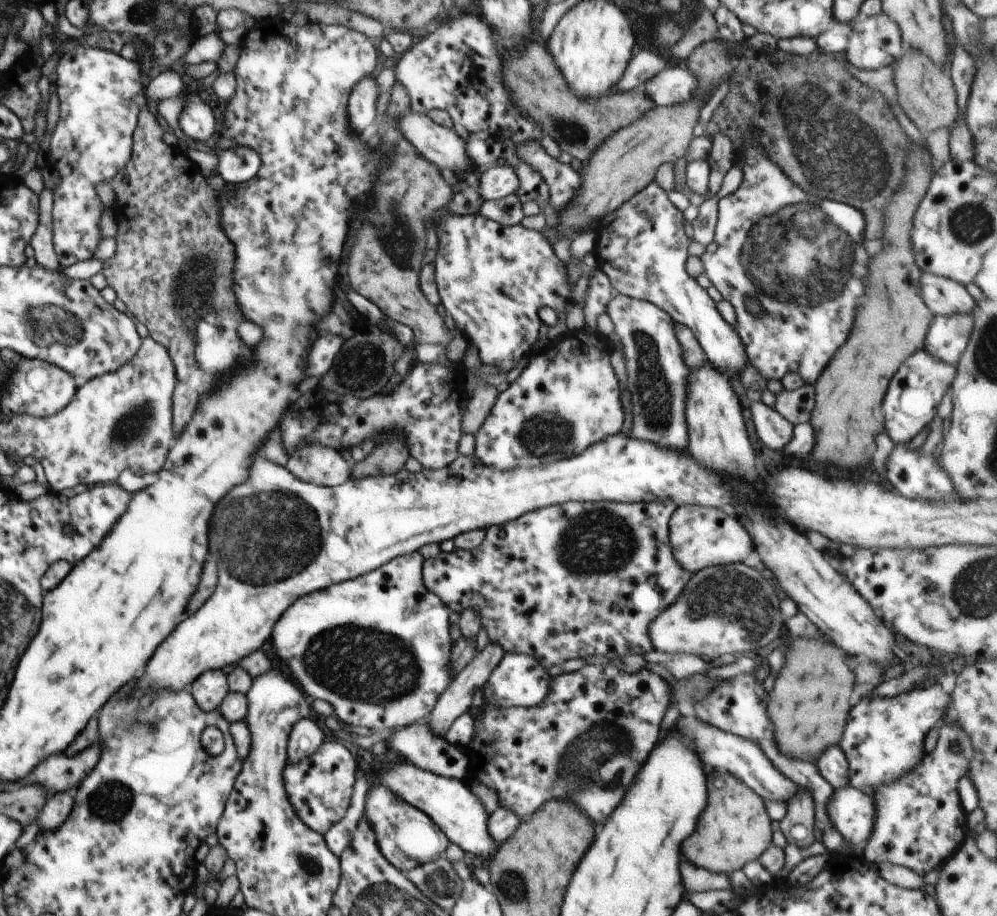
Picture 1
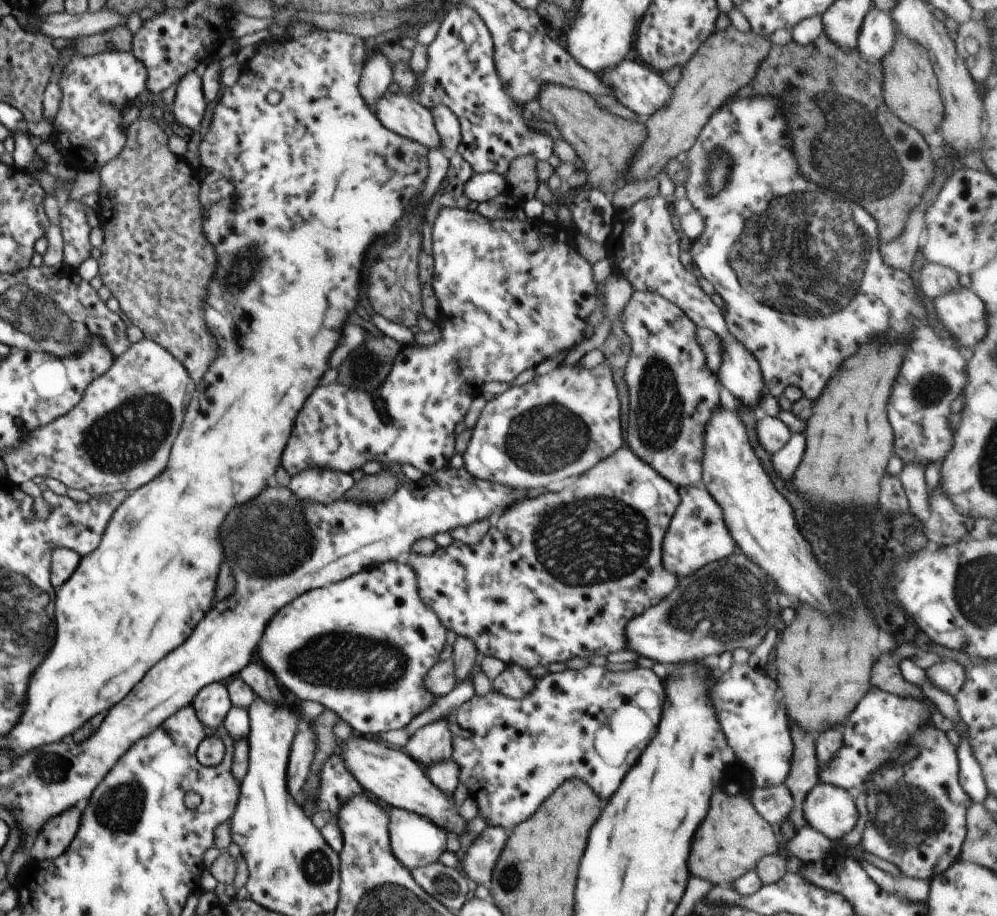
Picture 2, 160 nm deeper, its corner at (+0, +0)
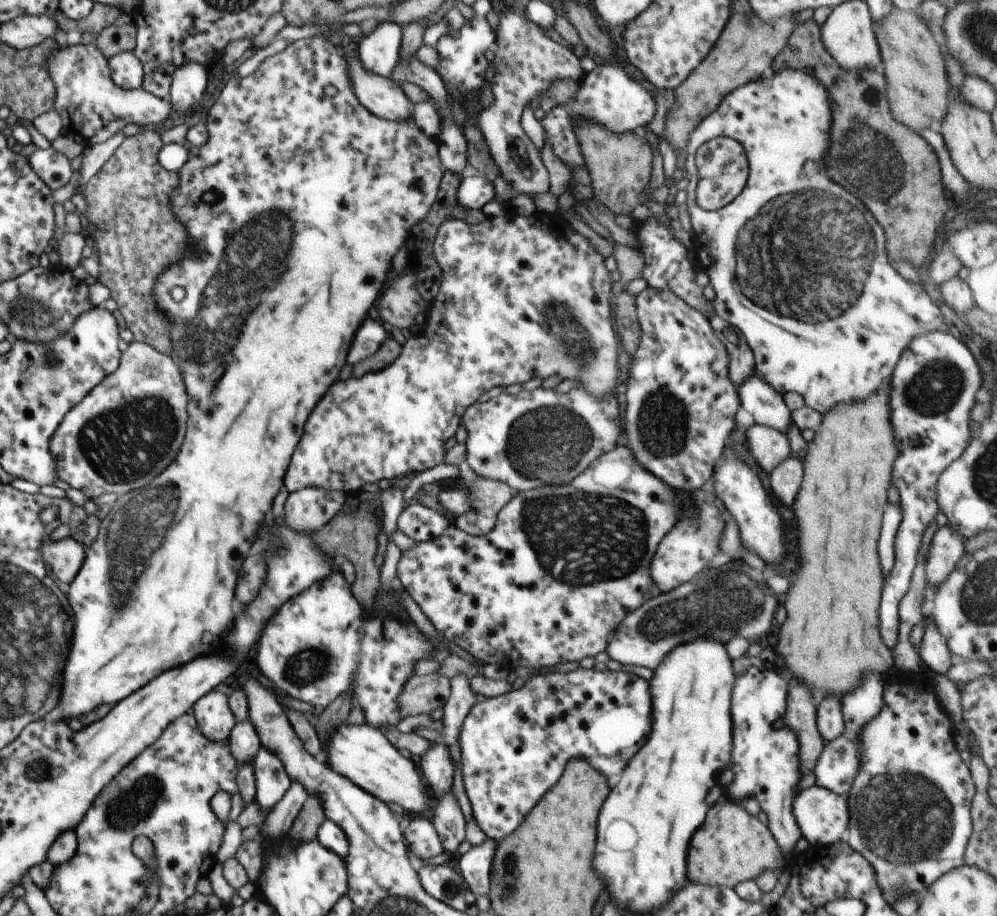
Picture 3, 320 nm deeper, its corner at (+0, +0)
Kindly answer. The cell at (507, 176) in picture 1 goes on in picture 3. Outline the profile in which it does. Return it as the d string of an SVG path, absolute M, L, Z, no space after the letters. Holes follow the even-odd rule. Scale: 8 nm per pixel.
M467 172L460 181L456 198L465 209L482 210L485 204L495 200L495 188L490 179Z

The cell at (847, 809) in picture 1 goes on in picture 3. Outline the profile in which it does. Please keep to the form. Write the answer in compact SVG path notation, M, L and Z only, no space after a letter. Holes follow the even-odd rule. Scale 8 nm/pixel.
M816 784L802 788L793 800L794 818L801 830L801 836L806 838L810 846L833 845L835 842L846 839L849 825L849 806L847 799L830 792L827 788Z

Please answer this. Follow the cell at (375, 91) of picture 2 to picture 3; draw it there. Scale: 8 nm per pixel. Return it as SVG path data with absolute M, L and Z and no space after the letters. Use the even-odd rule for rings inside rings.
M382 21L358 44L359 59L370 71L390 77L400 58L403 32L394 21Z

